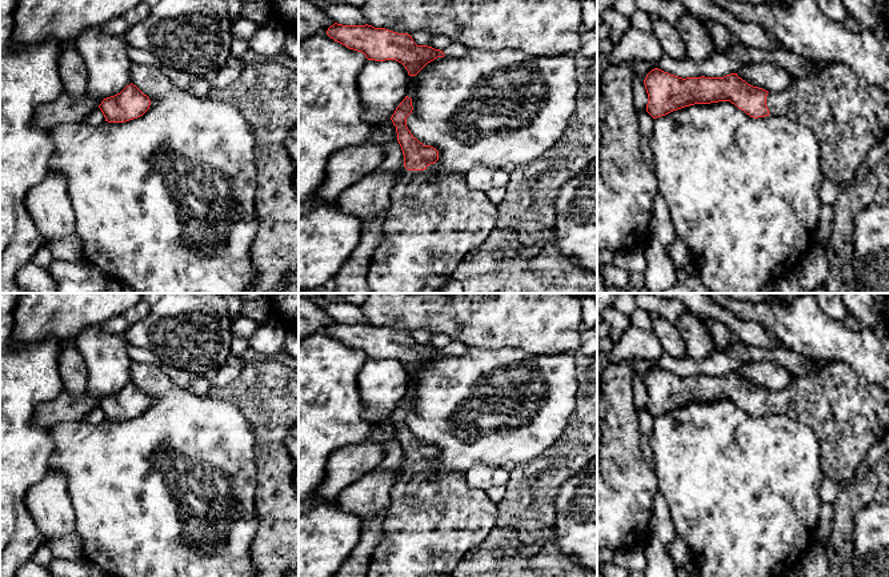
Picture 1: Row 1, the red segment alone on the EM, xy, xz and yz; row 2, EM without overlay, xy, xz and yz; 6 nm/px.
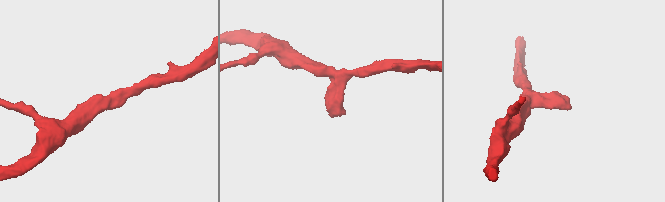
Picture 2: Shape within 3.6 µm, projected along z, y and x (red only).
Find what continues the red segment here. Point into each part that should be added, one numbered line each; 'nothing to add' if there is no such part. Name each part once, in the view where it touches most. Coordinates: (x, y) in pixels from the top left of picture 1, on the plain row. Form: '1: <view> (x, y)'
1: yz (848, 413)

